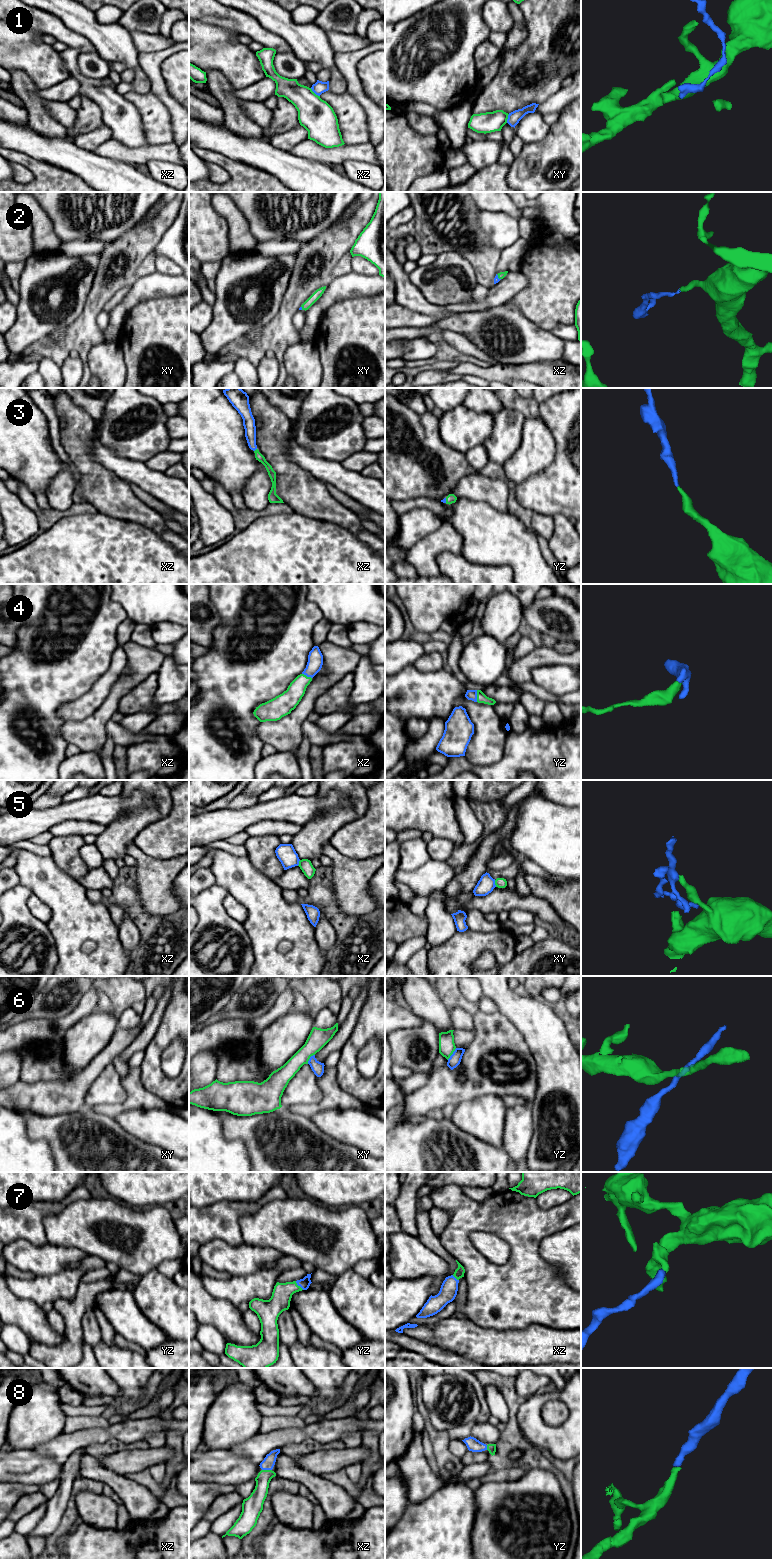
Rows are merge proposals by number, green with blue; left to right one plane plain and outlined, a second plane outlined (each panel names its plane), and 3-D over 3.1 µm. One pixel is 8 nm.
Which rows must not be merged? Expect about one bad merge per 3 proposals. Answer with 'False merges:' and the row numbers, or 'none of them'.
False merges: 1, 5, 6

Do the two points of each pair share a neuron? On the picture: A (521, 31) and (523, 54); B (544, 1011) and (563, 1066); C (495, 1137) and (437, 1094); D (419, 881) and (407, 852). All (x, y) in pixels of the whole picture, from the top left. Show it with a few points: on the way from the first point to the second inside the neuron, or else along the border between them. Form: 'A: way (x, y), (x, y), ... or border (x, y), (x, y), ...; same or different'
A: border (524, 19), (526, 37), (516, 47), (501, 53); different
B: way (544, 1025), (544, 1032), (553, 1052); same
C: border (477, 1098), (464, 1100), (455, 1107); different
D: border (430, 858), (413, 870), (399, 869); different

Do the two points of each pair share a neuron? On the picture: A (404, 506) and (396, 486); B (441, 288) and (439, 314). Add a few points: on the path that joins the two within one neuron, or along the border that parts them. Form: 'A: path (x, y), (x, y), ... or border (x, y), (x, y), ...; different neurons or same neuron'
A: border (425, 496), (395, 500); different neurons
B: border (421, 292), (428, 301), (443, 306); different neurons

